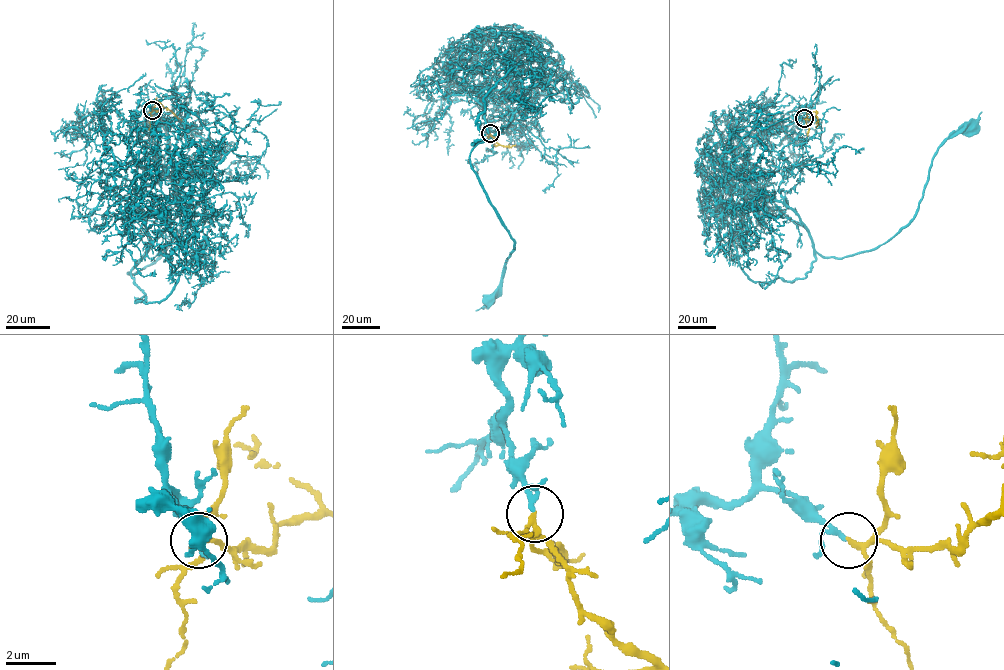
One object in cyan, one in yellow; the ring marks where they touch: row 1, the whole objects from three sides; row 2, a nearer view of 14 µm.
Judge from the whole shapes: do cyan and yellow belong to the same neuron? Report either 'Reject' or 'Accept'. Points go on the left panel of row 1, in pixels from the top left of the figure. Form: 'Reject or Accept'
Accept

